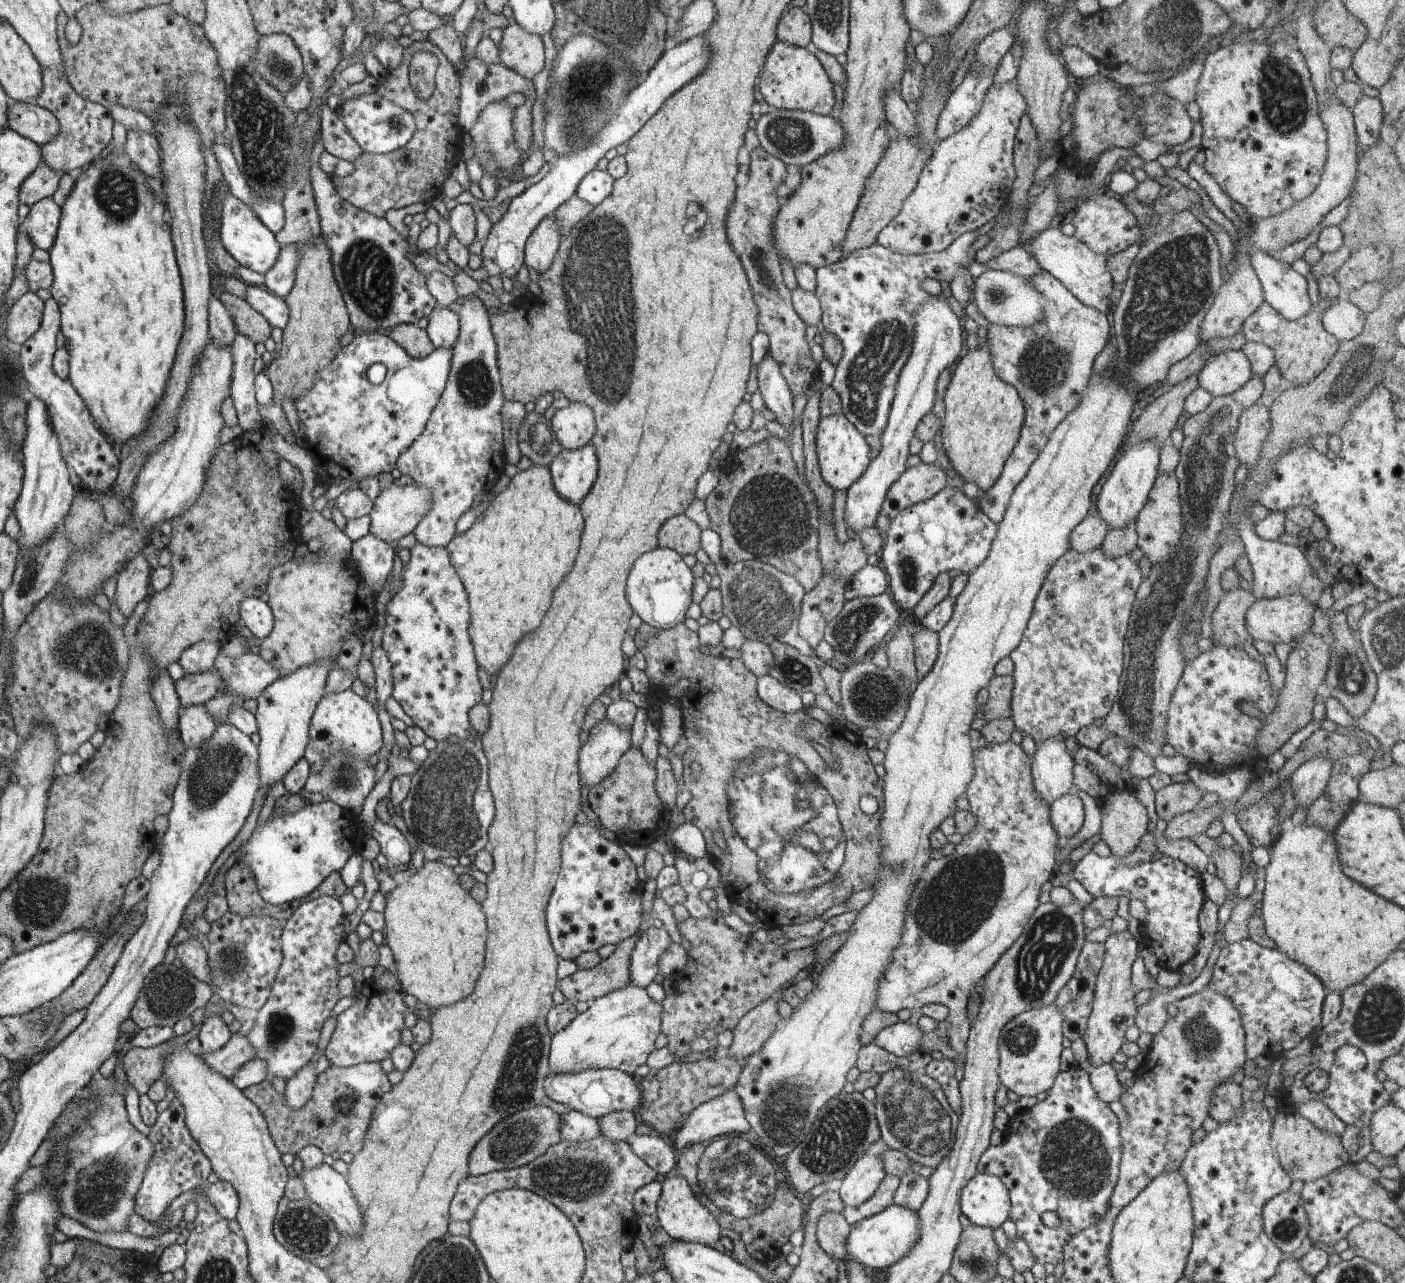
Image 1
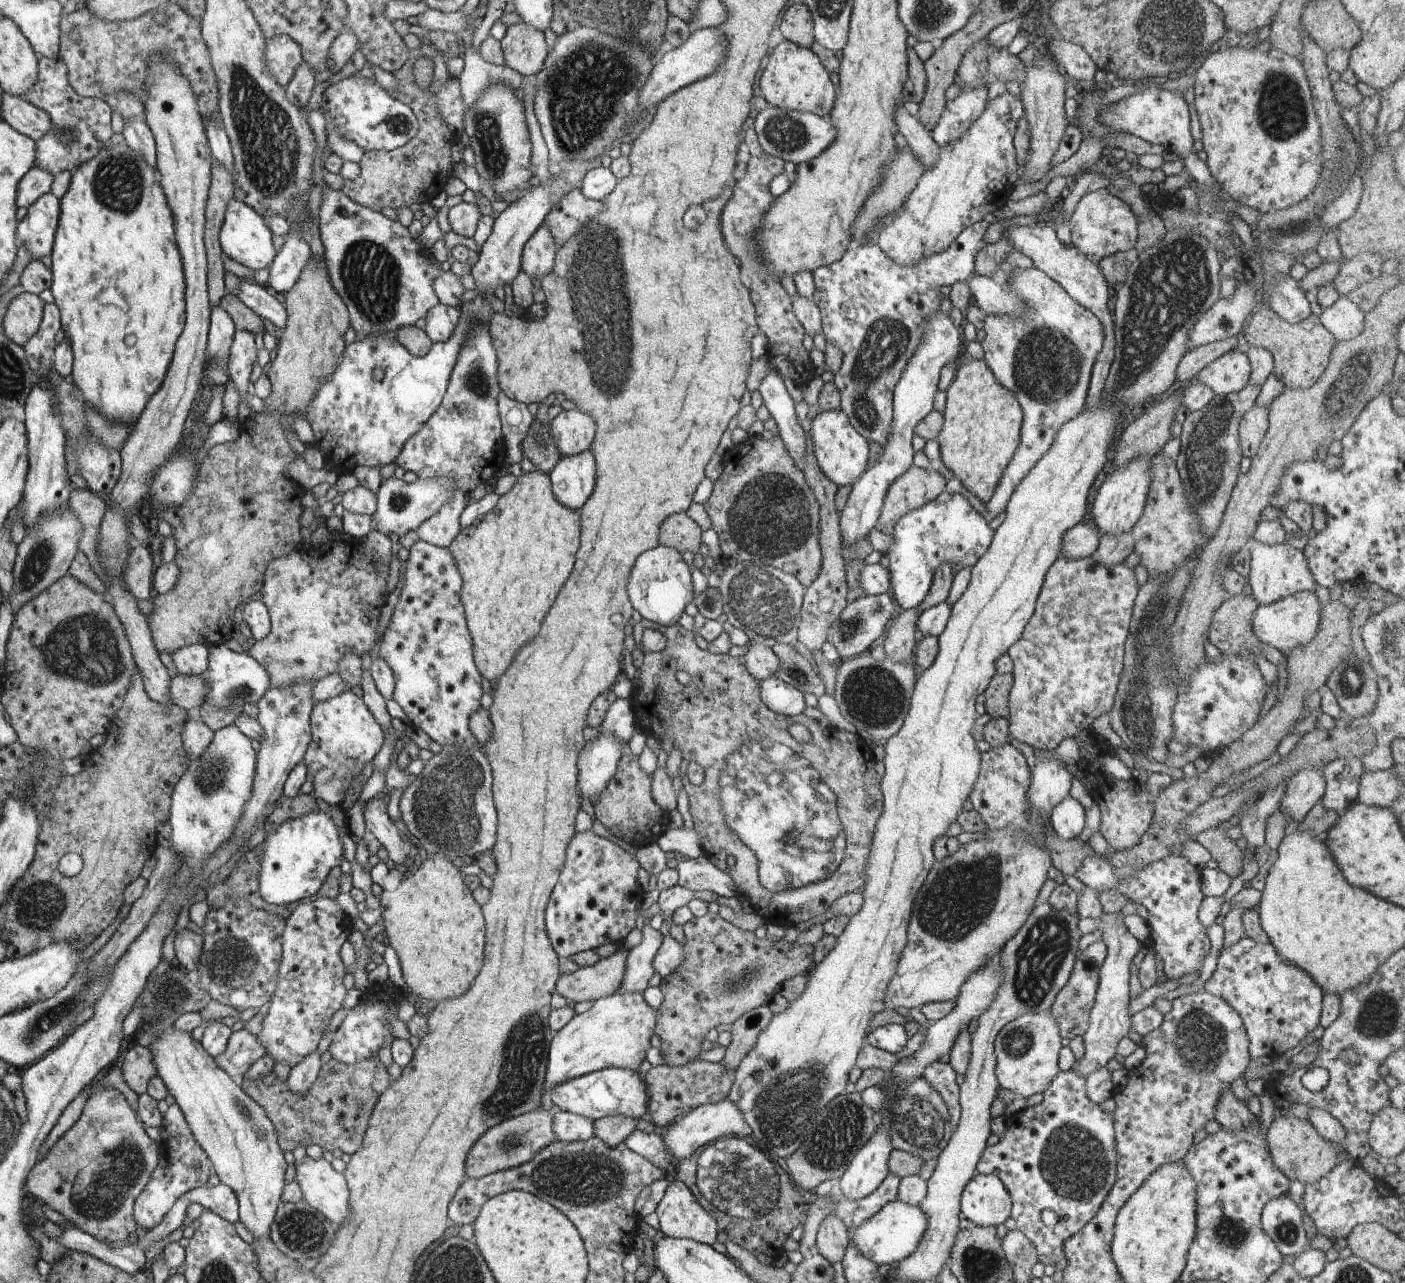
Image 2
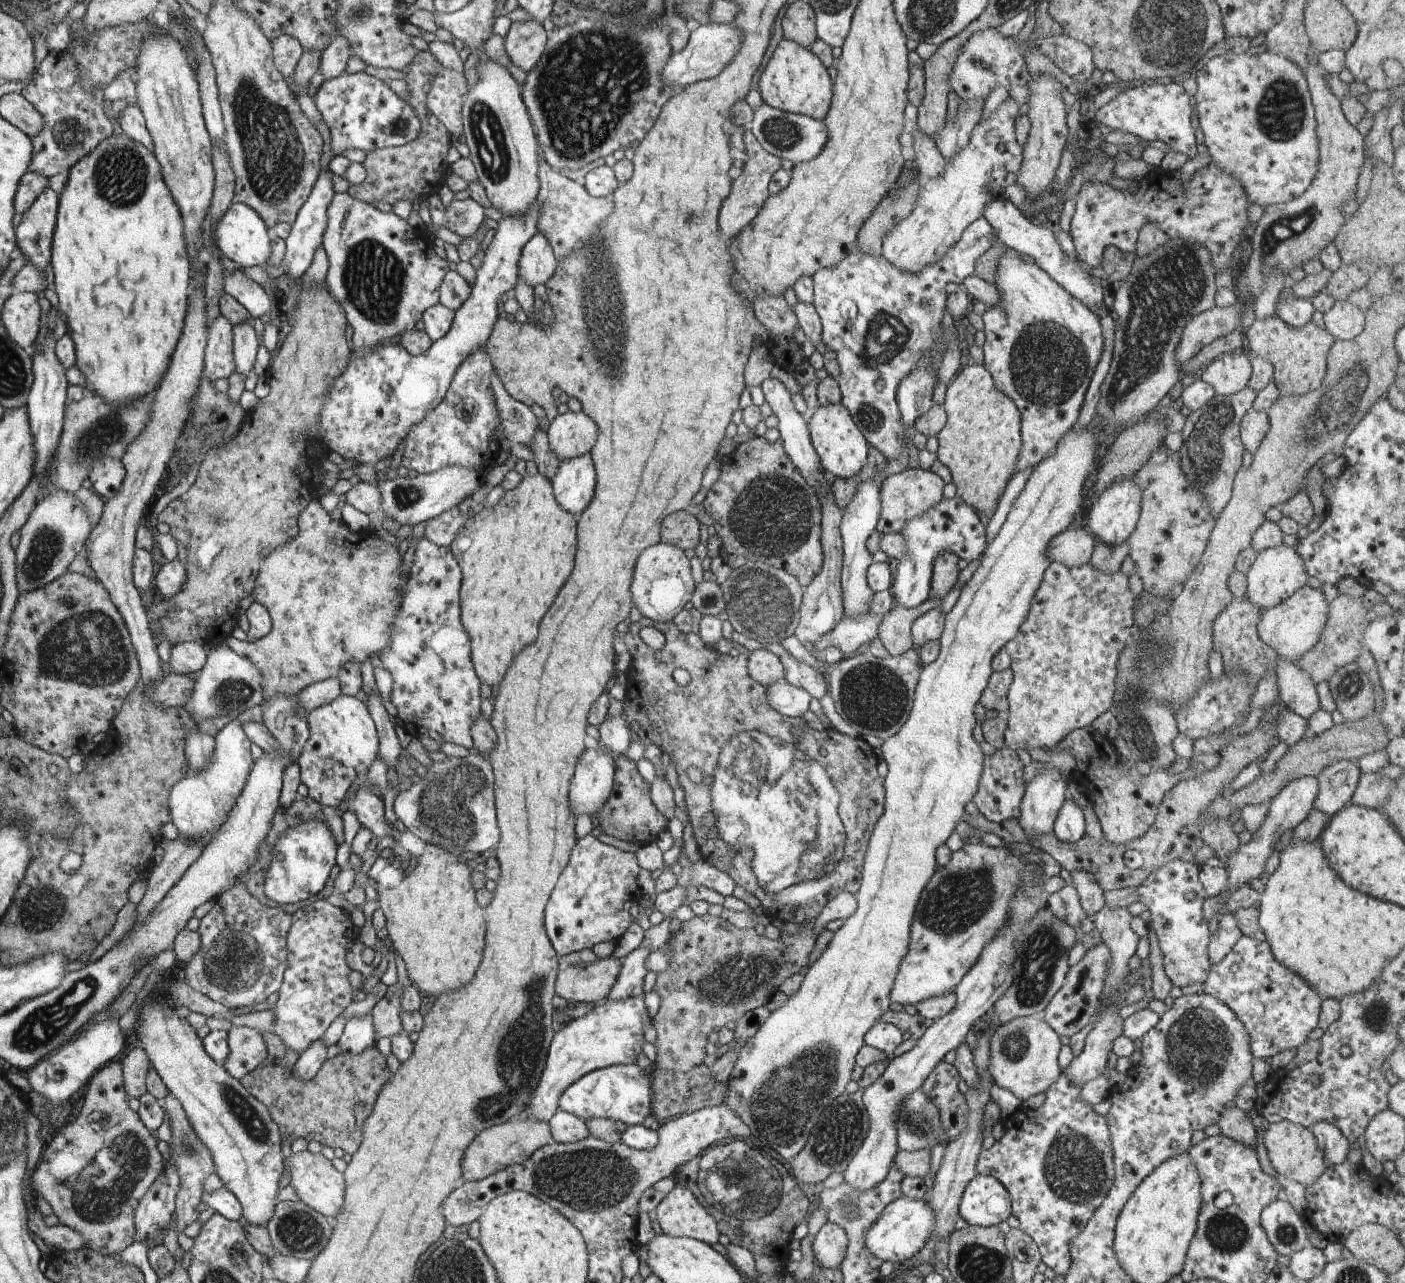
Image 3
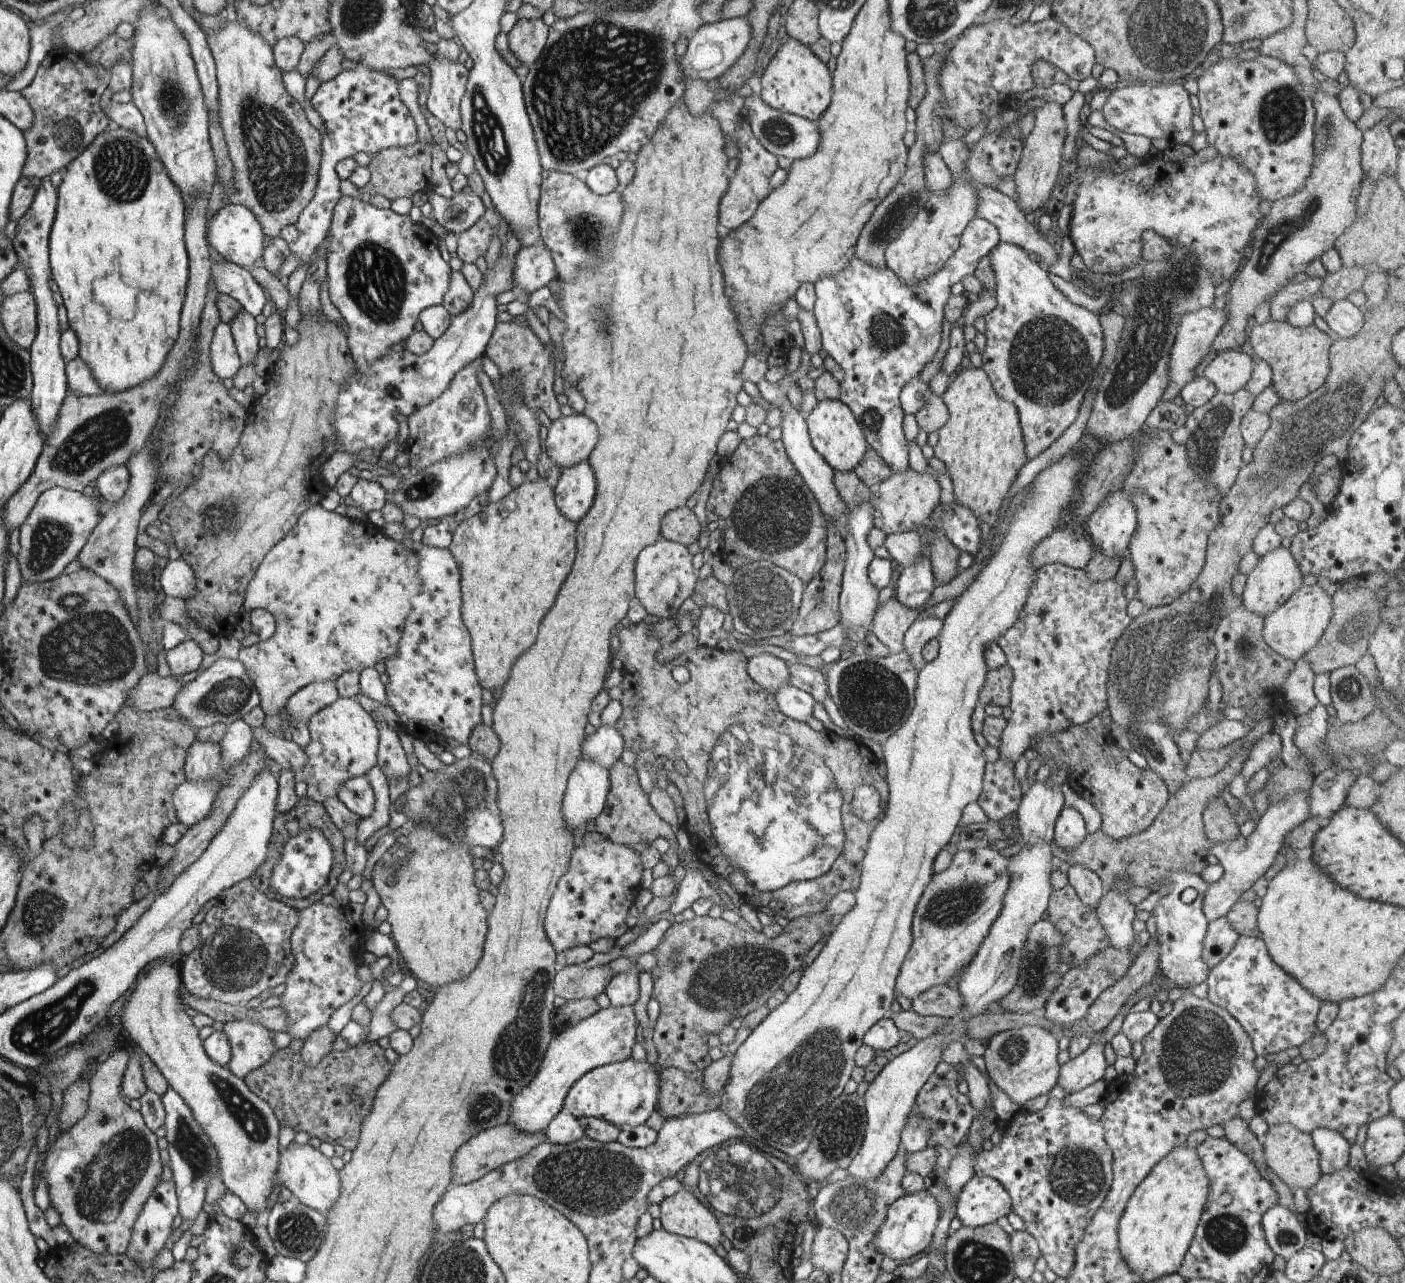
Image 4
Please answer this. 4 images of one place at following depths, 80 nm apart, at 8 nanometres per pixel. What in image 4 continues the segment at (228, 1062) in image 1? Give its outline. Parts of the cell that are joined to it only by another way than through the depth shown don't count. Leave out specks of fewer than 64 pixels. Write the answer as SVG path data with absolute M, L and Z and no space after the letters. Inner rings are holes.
M234 1019L224 1023L223 1031L231 1043L232 1056L228 1070L244 1081L278 1052L272 1041L273 1030L268 1030L259 1022Z

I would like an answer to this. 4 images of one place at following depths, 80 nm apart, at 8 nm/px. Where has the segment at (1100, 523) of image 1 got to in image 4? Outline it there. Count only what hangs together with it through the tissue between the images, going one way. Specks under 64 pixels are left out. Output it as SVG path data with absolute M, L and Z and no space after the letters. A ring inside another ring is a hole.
M1061 527L1036 544L1031 552L1031 563L1034 569L1050 563L1084 569L1093 553L1092 541L1083 530Z

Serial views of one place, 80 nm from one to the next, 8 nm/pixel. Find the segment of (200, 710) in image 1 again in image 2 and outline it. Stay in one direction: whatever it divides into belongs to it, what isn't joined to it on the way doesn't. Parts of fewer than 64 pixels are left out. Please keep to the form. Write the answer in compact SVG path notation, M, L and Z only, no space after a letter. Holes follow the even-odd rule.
M190 712L181 732L184 750L189 758L200 758L209 749L213 736L213 730L210 730L205 723L201 722L197 713Z

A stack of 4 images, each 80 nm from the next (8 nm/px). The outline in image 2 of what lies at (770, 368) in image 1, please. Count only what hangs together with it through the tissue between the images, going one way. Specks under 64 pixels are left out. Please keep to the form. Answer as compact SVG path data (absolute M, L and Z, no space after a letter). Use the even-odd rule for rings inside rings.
M776 369L760 383L759 391L763 396L763 403L768 408L771 416L776 421L779 434L783 440L786 450L793 458L796 466L802 469L805 466L807 438L798 423L796 411L794 411L794 399L792 399L792 388L785 385Z

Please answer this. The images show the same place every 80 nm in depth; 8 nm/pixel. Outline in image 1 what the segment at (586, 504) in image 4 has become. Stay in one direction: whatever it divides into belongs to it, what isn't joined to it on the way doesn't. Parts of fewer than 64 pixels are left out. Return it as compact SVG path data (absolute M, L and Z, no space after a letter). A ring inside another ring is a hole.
M592 444L583 449L563 450L548 467L559 495L572 504L580 504L596 480L598 455Z

